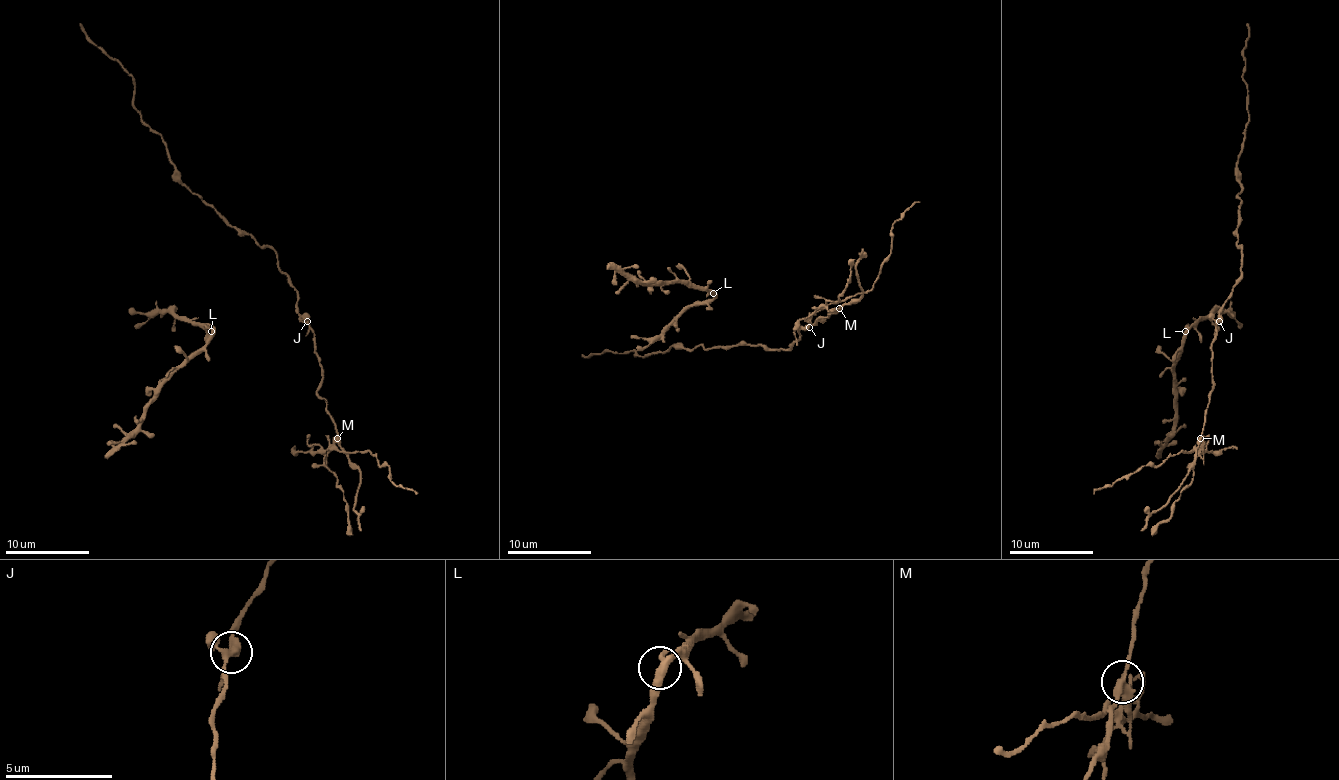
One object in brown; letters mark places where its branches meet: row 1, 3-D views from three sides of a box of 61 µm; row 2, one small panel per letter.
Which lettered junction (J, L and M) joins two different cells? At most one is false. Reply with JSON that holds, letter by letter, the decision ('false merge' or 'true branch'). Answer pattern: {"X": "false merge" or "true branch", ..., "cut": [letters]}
{"J": "true branch", "L": "true branch", "M": "false merge", "cut": ["M"]}

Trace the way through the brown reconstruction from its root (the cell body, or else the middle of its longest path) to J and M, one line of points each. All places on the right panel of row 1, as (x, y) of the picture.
J: (1237, 279), (1219, 315), (1219, 321)
M: (1237, 279), (1219, 315), (1216, 340), (1212, 344), (1212, 390), (1200, 438)

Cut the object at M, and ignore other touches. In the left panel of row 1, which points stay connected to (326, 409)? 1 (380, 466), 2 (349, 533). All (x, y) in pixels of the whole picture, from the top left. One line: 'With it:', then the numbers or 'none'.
With it: none

